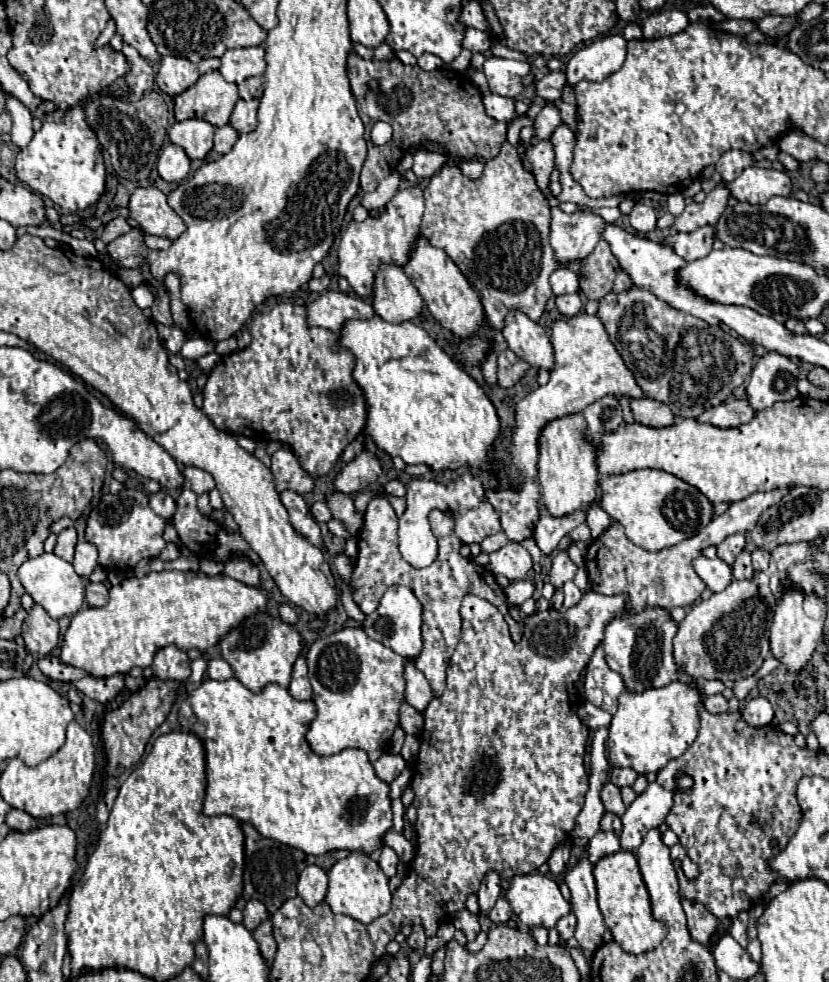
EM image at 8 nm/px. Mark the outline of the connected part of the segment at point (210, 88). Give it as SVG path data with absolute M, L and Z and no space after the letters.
M218 70L198 78L194 86L174 96L174 118L178 122L200 118L220 128L226 126L234 104L238 102L238 88L222 78Z

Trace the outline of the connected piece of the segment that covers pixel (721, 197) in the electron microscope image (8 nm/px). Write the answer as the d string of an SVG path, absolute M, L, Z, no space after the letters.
M726 182L718 184L710 194L706 194L706 200L702 204L688 204L686 210L676 216L674 224L672 224L672 230L674 232L694 232L696 228L700 226L714 226L718 222L718 218L722 216L722 212L726 210L726 204L728 204L728 198L730 198L730 192L726 190L724 186Z

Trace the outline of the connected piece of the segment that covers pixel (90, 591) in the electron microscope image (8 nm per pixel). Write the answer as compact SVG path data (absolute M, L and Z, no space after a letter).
M90 582L86 586L86 602L88 606L104 606L108 602L108 588L104 584Z

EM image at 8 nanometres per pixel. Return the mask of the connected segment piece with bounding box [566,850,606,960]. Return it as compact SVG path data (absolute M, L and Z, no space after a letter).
M584 850L576 866L566 872L566 884L572 892L572 912L578 918L574 938L580 942L584 958L590 960L594 950L602 944L606 926L596 902L596 886L592 876L592 862L588 860L588 850Z

